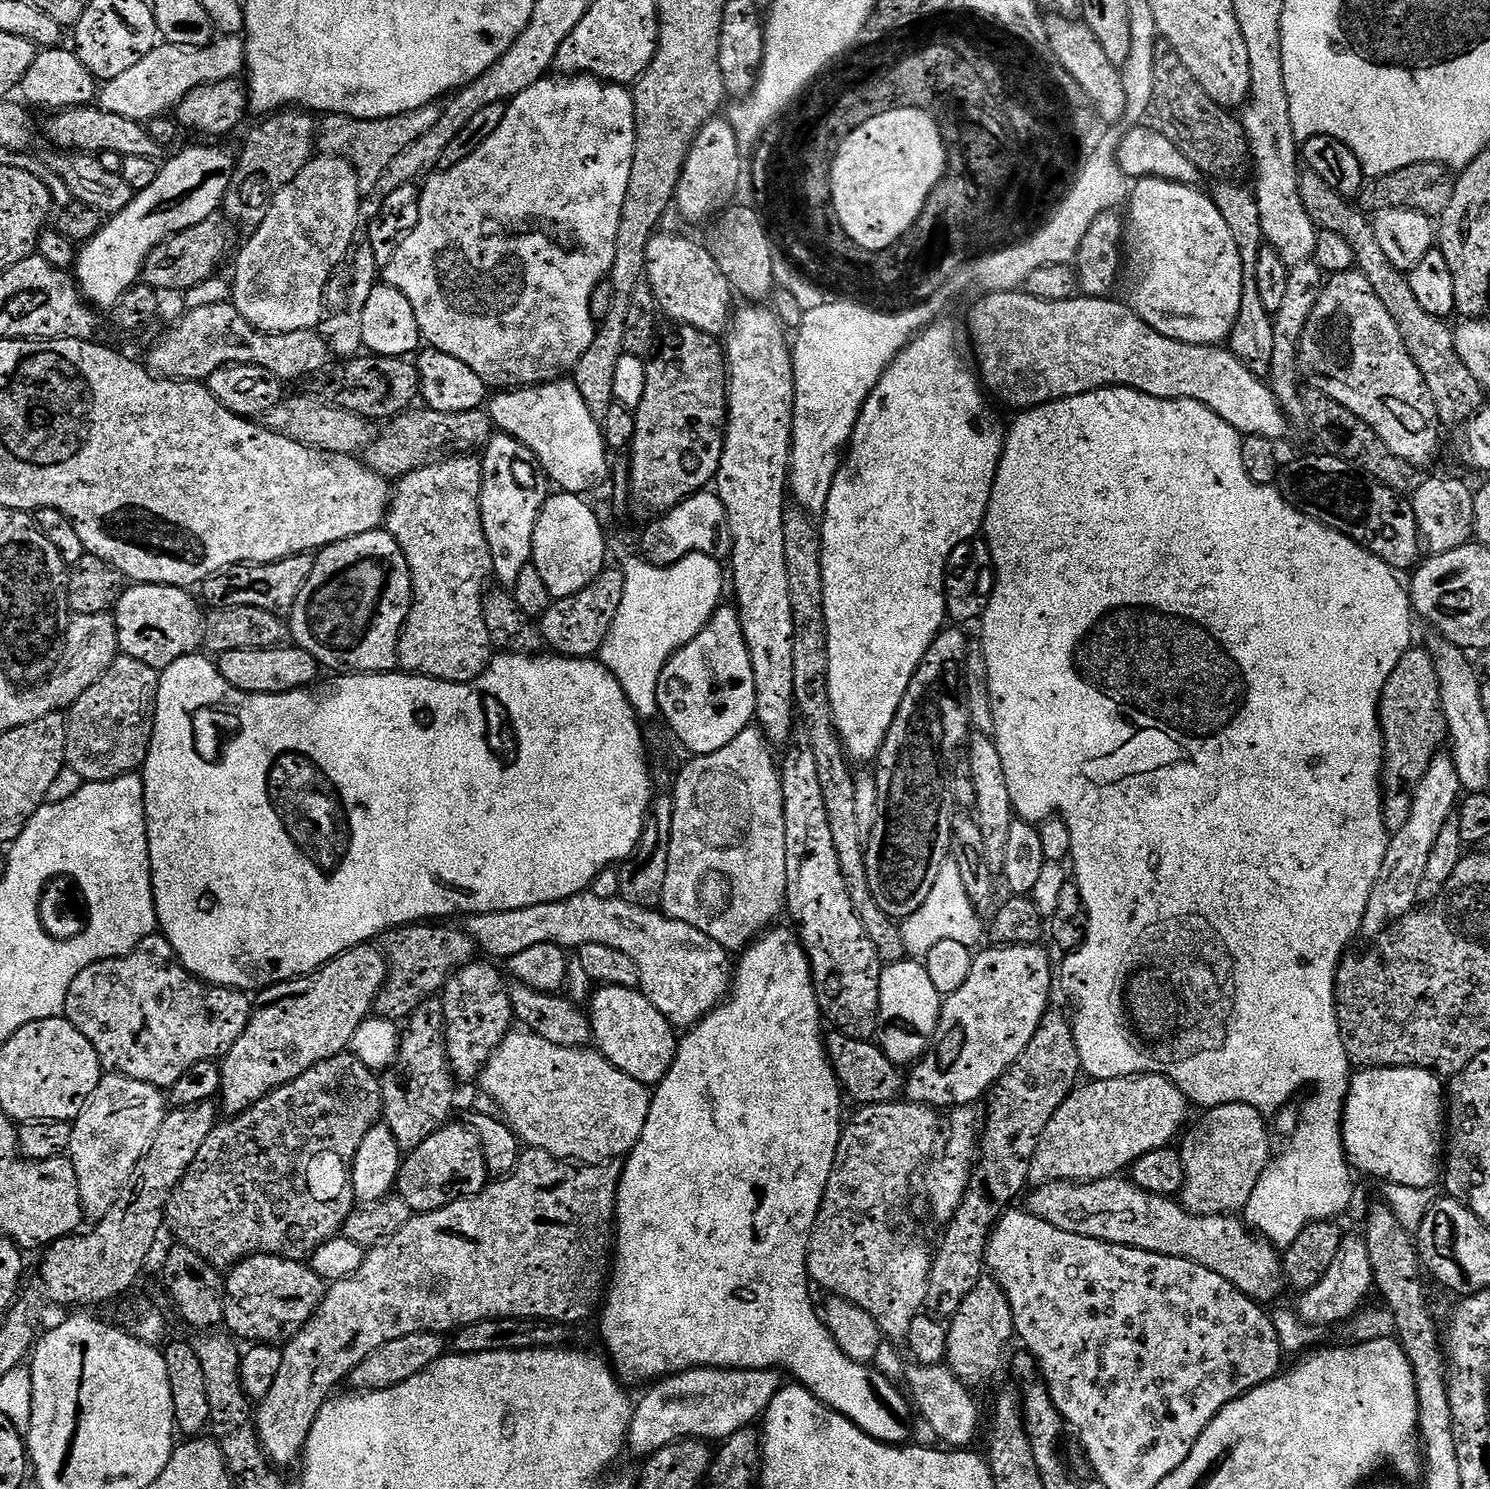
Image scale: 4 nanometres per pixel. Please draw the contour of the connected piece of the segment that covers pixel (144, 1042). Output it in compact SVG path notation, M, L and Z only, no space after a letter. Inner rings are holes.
M163 934L145 938L132 953L98 961L82 970L69 986L64 1016L98 1050L109 1073L129 1076L161 1090L173 1086L198 1062L225 1057L246 1030L254 1011L253 997L239 988L221 988L188 972Z

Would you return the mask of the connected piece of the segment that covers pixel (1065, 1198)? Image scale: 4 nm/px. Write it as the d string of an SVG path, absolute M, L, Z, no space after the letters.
M1120 1176L1087 1182L1053 1180L1041 1185L1029 1198L1027 1211L1058 1230L1198 1262L1198 1266L1222 1274L1222 1278L1257 1302L1274 1299L1284 1288L1286 1272L1284 1276L1284 1264L1272 1245L1275 1243L1257 1234L1235 1215L1198 1216L1188 1211L1183 1203L1176 1201L1175 1204L1172 1196L1147 1192L1131 1179Z

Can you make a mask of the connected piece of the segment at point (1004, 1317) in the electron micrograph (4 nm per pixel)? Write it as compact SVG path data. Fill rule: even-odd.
M981 1278L974 1290L966 1294L966 1302L962 1302L947 1325L947 1367L951 1368L963 1384L975 1386L982 1383L999 1366L1000 1359L1004 1356L1004 1347L1014 1340L1015 1327L1008 1293L994 1278Z

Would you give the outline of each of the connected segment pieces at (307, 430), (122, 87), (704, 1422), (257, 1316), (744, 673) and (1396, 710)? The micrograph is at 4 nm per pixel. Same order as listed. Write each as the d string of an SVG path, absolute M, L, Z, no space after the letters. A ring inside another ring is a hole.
M292 396L289 400L287 397L262 417L262 423L272 432L288 436L299 444L316 448L319 452L356 454L367 448L376 439L377 425L350 410L332 404L323 404L312 396Z
M161 43L136 66L107 81L99 93L99 103L108 112L141 122L149 122L163 112L171 113L195 88L215 84L221 74L235 73L232 72L236 68L235 58L224 56L222 49L212 47Z
M691 1368L688 1372L677 1372L653 1383L652 1388L635 1405L632 1425L628 1427L627 1447L641 1458L653 1456L658 1450L679 1440L702 1440L724 1442L736 1431L748 1425L755 1425L767 1412L770 1402L780 1393L781 1373L766 1368Z
M248 1256L227 1273L226 1281L223 1323L241 1341L252 1340L257 1345L280 1346L295 1338L315 1316L326 1295L319 1271L284 1256Z
M721 606L710 622L686 646L682 646L668 665L660 669L658 682L659 715L663 716L749 716L756 720L756 675L752 655L742 630L740 613L735 607Z
M1414 646L1399 660L1383 688L1380 695L1380 729L1390 736L1388 772L1396 772L1396 768L1400 768L1404 776L1408 776L1408 772L1412 772L1412 776L1420 776L1426 768L1434 742L1442 738L1444 724L1436 712L1436 673L1435 657L1419 646Z

